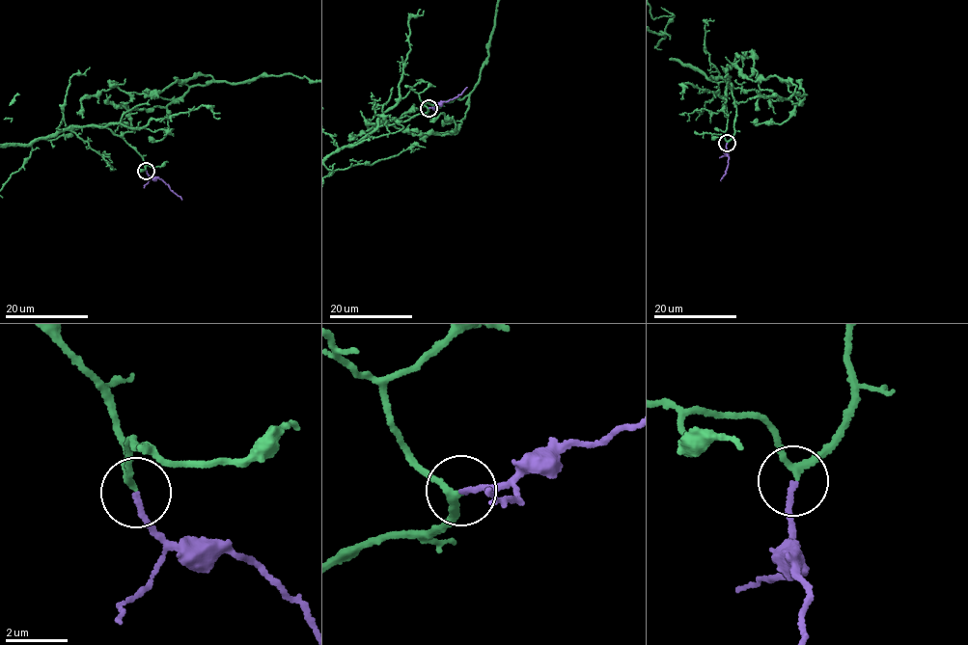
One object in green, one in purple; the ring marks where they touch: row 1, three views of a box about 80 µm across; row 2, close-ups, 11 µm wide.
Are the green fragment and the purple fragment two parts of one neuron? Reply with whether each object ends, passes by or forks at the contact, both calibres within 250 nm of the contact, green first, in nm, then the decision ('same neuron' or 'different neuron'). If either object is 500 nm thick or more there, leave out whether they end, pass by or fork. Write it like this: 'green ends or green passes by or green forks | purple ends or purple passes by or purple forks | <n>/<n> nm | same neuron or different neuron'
green passes by | purple ends | 190/160 nm | same neuron

